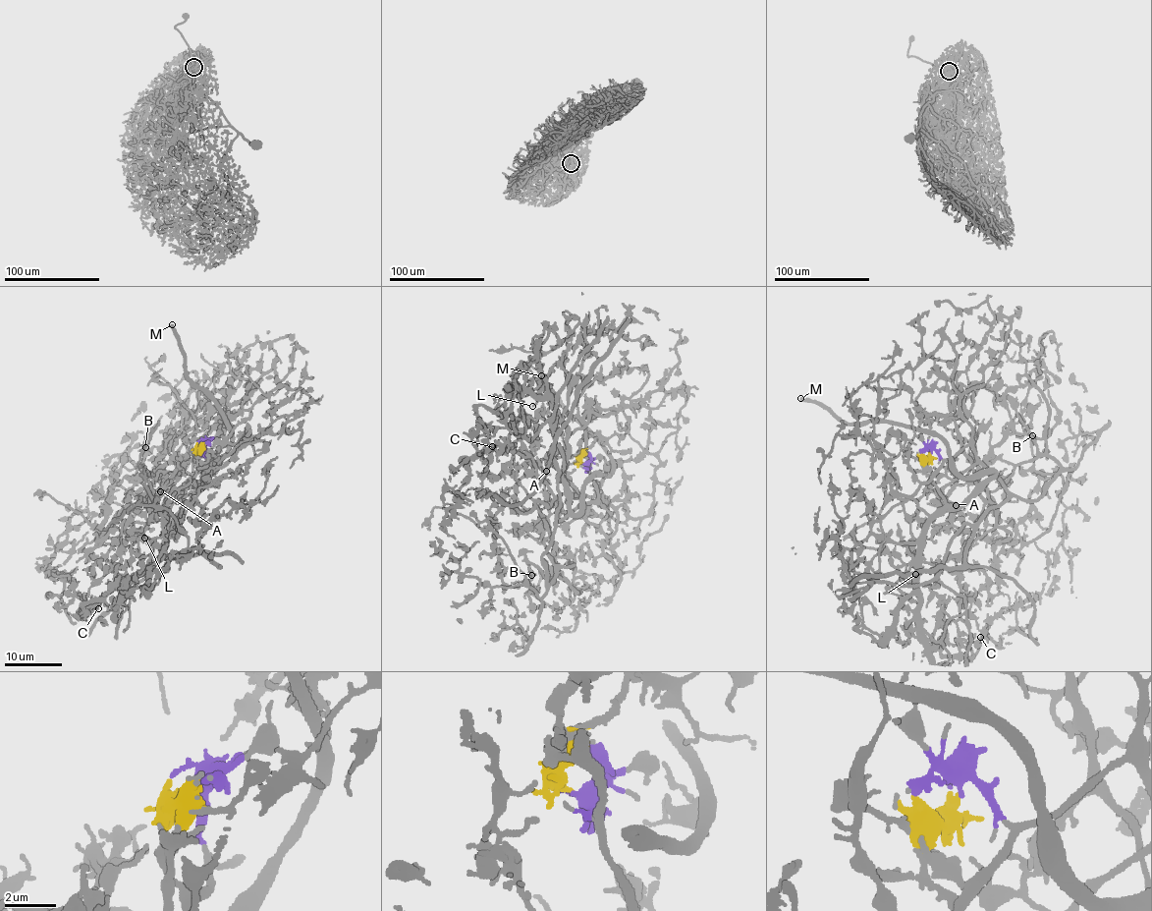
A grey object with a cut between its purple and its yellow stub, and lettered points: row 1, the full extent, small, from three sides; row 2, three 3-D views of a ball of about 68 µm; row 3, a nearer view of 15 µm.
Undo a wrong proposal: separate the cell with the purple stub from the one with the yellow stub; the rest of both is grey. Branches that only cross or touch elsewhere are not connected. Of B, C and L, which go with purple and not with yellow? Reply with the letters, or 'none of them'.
B, C

